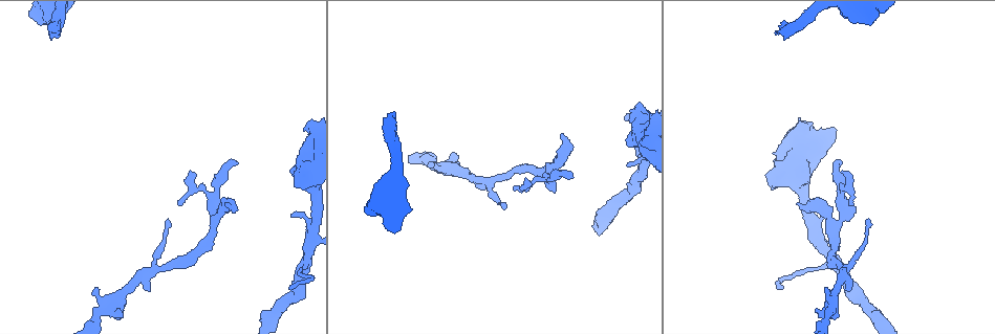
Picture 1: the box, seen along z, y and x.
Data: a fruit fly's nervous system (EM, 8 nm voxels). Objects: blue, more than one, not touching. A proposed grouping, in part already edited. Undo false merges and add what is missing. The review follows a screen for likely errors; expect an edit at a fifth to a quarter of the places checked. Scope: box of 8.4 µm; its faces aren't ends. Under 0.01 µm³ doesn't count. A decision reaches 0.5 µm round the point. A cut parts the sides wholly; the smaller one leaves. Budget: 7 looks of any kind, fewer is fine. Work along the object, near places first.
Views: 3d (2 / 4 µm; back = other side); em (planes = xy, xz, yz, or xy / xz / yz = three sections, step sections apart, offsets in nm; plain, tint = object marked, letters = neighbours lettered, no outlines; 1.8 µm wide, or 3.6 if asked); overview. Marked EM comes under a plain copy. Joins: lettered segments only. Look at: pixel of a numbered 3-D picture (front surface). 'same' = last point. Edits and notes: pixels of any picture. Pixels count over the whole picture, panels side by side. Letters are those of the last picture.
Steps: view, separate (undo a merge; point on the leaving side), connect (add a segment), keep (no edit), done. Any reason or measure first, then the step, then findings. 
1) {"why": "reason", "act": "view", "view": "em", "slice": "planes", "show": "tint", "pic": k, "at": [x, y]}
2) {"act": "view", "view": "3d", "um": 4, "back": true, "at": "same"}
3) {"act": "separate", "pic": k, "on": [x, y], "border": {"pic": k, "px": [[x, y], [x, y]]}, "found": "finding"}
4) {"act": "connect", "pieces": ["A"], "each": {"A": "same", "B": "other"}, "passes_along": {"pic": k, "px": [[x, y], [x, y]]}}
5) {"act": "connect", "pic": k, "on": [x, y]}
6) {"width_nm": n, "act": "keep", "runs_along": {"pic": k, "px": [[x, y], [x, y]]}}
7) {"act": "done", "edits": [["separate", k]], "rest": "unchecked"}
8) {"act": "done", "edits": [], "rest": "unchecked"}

{"why": "branch stops here", "act": "view", "view": "3d", "um": 4, "pic": 1, "at": [560, 135]}

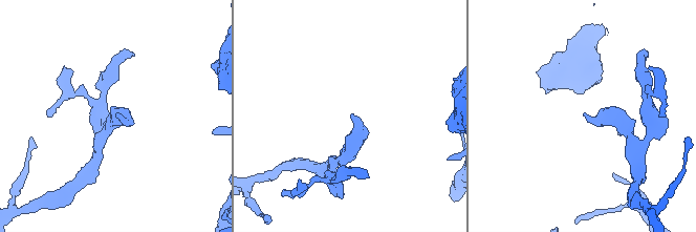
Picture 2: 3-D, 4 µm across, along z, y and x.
{"why": "need the tissue", "act": "view", "view": "em", "slice": "xz", "step": 8, "show": "tint", "pic": 2, "at": [352, 116]}

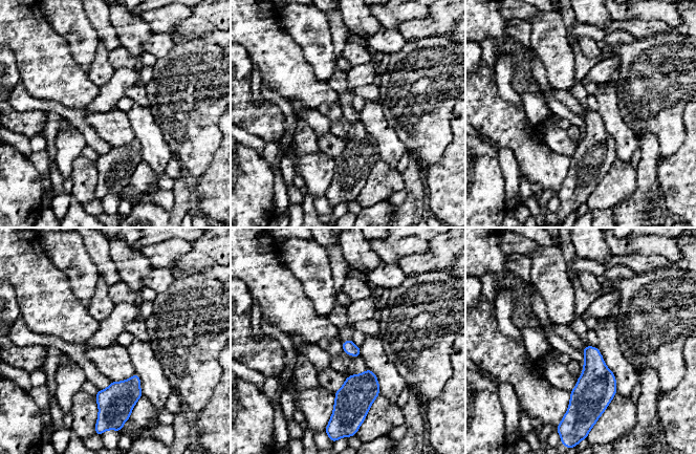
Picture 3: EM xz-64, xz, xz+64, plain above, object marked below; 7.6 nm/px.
{"act": "view", "view": "em", "slice": "planes", "show": "letters", "at": "same"}

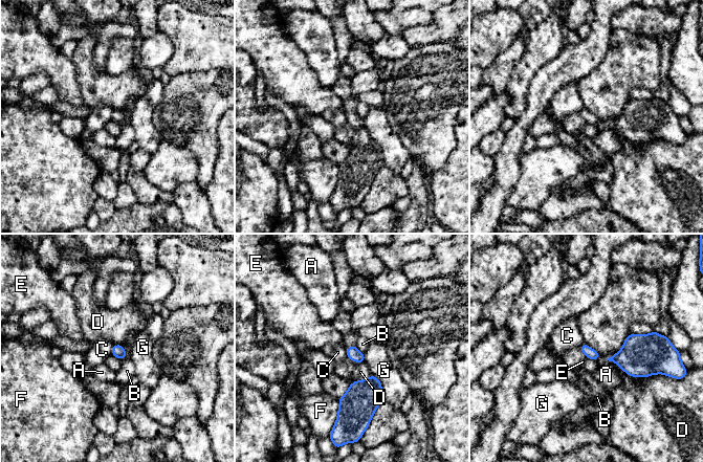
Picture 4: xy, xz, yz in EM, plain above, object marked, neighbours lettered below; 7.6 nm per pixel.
{"act": "keep", "each": {"A": "other", "B": "other", "C": "other", "D": "other", "E": "other", "F": "other", "G": "other"}, "border": {"pic": 4, "px": [[122, 346], [126, 355], [121, 359]]}, "found": "none of them fits"}

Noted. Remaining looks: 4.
{"why": "branch stops here", "act": "view", "view": "3d", "um": 2, "back": true, "pic": 1, "at": [484, 186]}

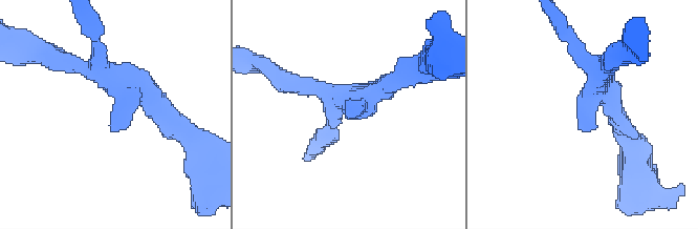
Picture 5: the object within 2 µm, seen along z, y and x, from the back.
{"arms": 3, "act": "view", "view": "em", "slice": "planes", "show": "letters", "pic": 5, "at": [346, 100]}

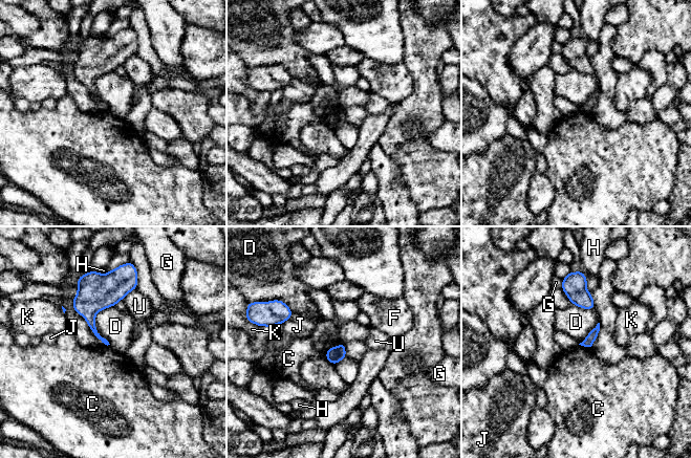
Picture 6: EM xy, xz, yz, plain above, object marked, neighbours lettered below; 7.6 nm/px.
{"longest_contact_nm": ["D", 300], "act": "keep", "each": {"C": "other", "D": "other", "F": "other", "G": "other", "H": "other", "J": "other", "K": "other", "U": "other"}, "border": {"pic": 6, "px": [[114, 305], [95, 314], [110, 344]]}, "found": "none of them fits"}

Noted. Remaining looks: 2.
{"why": "free end", "act": "view", "view": "3d", "um": 4, "pic": 1, "at": [776, 32]}

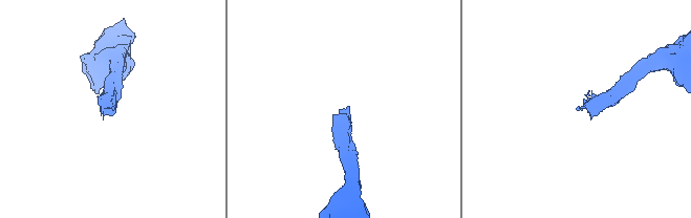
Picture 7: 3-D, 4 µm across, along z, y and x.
{"act": "view", "view": "em", "slice": "planes", "show": "letters", "pic": 7, "at": [104, 111]}

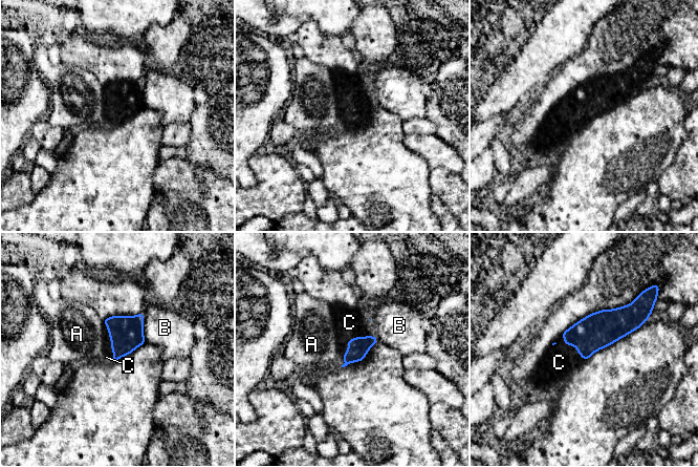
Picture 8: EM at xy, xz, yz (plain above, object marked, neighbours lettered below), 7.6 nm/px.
{"act": "connect", "pieces": ["C"], "each": {"A": "other", "B": "other", "C": "same"}, "found": "the neuron continues"}

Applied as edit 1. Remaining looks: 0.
{"act": "done", "edits": [["connect", 8]], "rest": "unchecked"}

